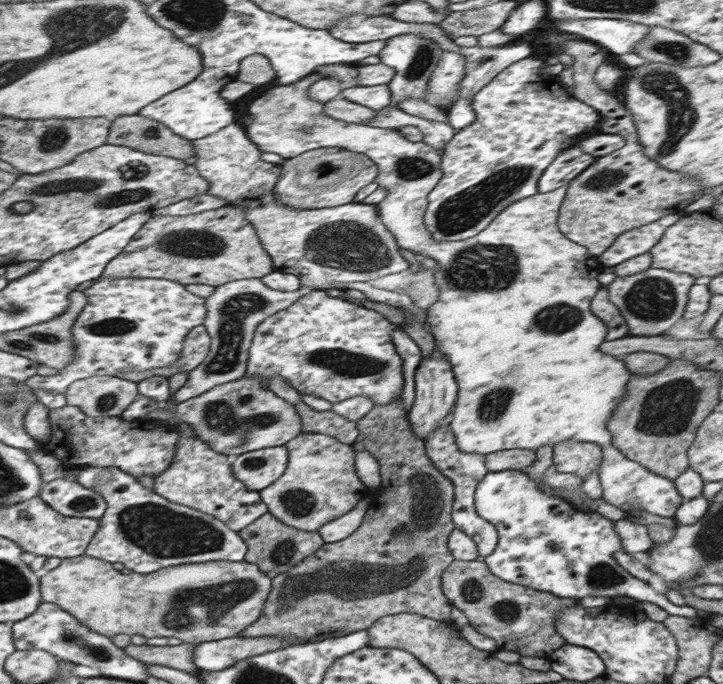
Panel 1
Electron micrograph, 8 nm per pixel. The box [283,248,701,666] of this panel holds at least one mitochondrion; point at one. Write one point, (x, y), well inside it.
(653, 300)

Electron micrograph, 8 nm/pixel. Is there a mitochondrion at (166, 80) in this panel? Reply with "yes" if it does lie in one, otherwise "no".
no

